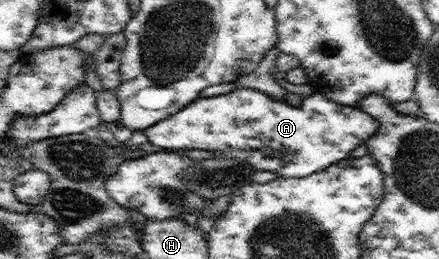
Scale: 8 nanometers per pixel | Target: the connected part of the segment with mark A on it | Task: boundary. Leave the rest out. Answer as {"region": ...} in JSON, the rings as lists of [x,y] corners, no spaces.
{"region":[[[249,87],[235,88],[231,93],[225,95],[216,95],[215,97],[209,95],[205,98],[199,97],[197,100],[192,101],[189,105],[186,105],[173,115],[170,115],[163,121],[158,121],[155,125],[151,125],[147,129],[143,130],[144,134],[148,137],[149,141],[153,145],[159,147],[167,147],[169,150],[189,150],[189,149],[206,149],[207,151],[213,151],[215,155],[222,155],[222,157],[229,157],[244,161],[245,164],[249,164],[252,168],[261,171],[273,171],[278,176],[283,177],[307,177],[313,172],[318,172],[323,169],[327,169],[331,164],[337,164],[342,159],[351,157],[351,152],[359,145],[365,143],[374,133],[377,131],[378,121],[375,121],[368,113],[357,107],[351,107],[349,105],[341,105],[331,101],[328,97],[325,97],[322,93],[313,92],[309,97],[302,98],[302,103],[299,107],[293,106],[286,101],[277,100],[264,92]]]}

